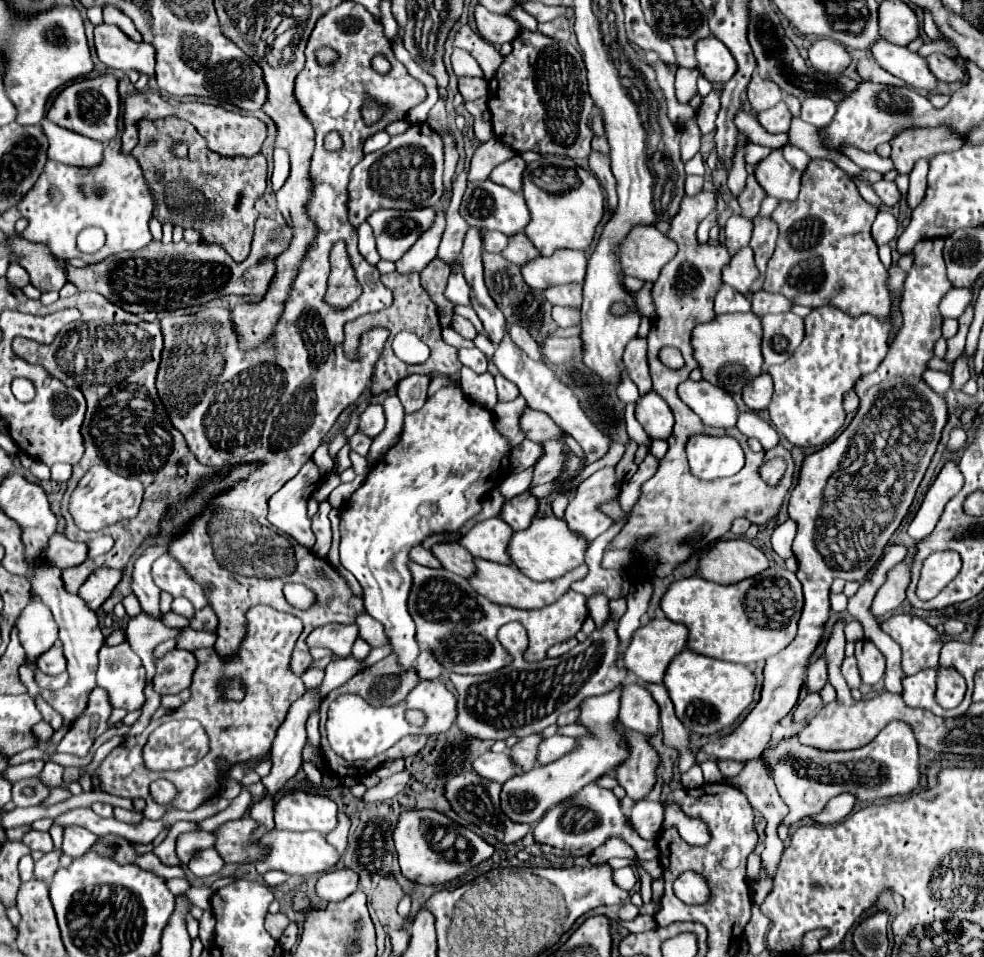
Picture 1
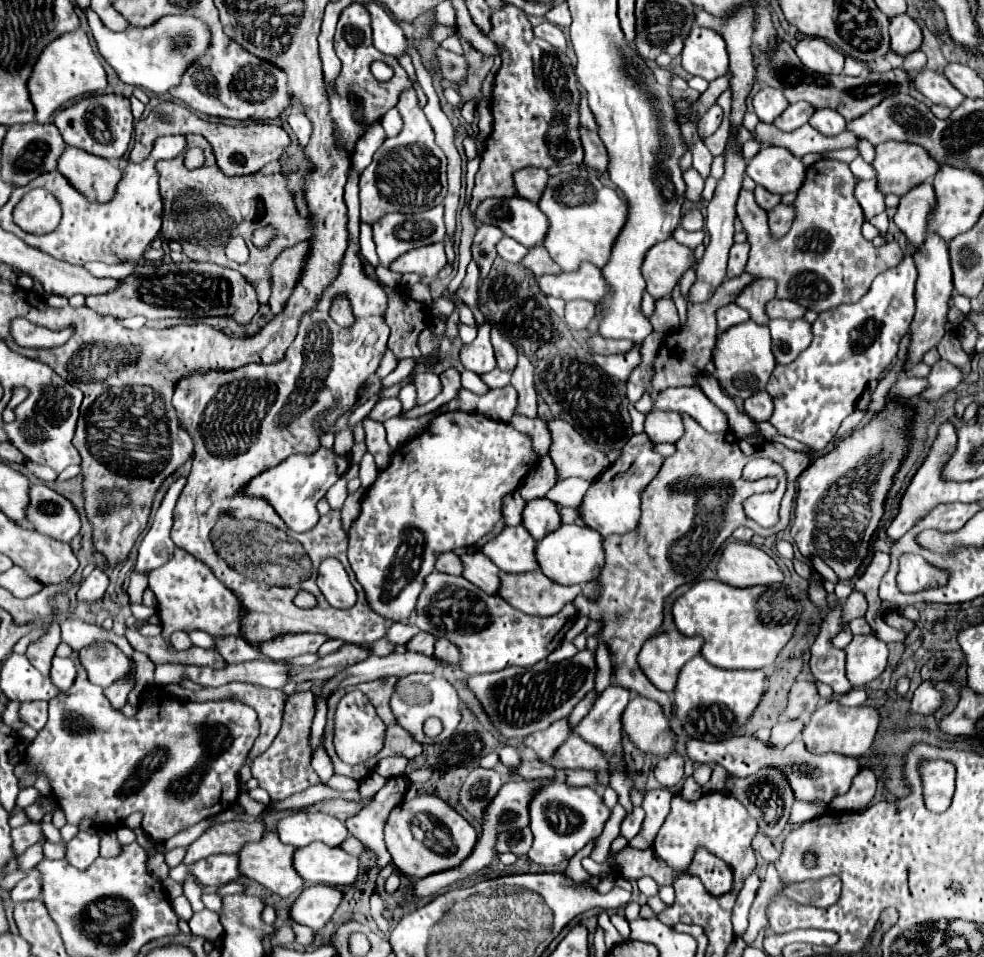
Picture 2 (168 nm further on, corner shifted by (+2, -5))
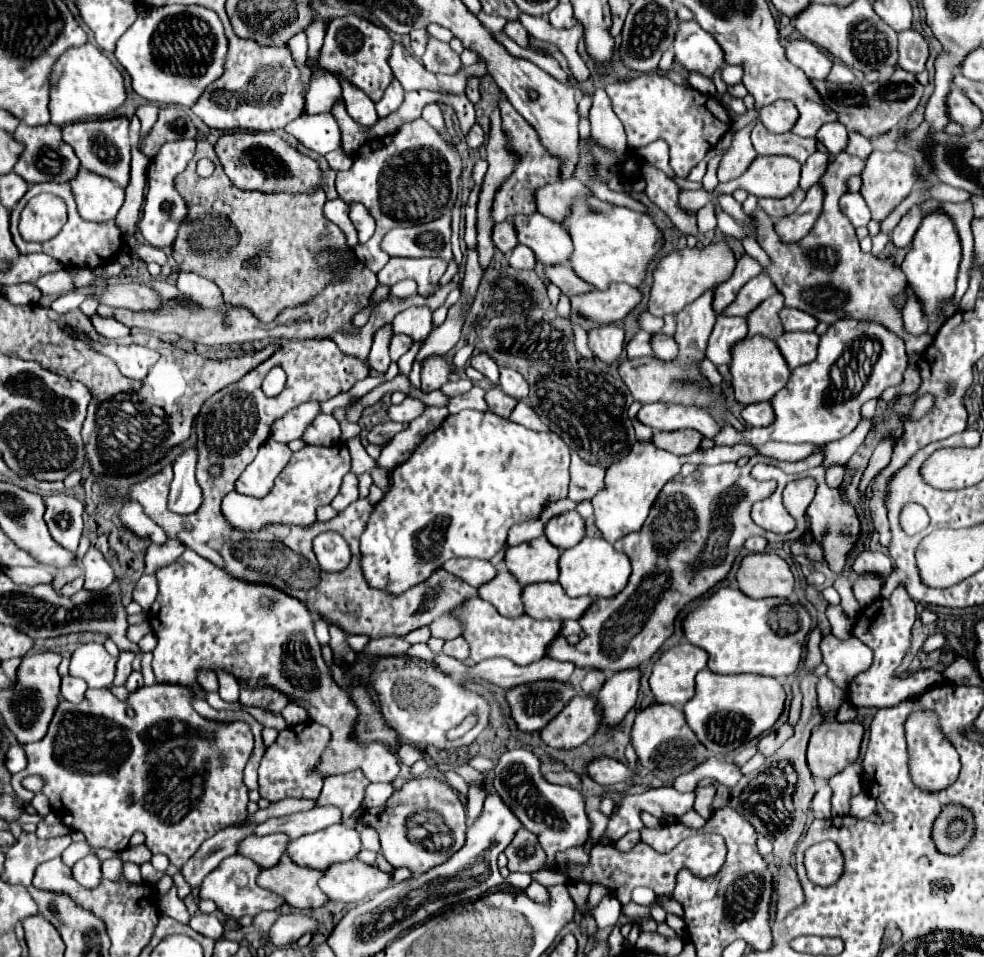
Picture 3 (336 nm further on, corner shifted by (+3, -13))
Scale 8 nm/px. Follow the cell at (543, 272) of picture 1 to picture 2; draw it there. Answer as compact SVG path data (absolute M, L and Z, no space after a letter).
M583 262L575 272L545 274L537 278L537 286L545 296L563 298L565 302L583 298L597 304L607 294L601 270L589 262Z

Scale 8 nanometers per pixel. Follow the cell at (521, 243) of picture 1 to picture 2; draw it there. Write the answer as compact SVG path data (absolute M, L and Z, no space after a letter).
M533 246L529 248L527 256L521 260L521 266L529 268L535 276L543 276L543 274L559 274L559 266L549 258L547 250L543 246Z

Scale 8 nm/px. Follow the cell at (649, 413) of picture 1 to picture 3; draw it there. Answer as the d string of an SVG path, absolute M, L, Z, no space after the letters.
M676 430L672 434L654 434L652 442L654 446L660 446L662 450L670 450L672 454L692 454L700 448L702 434L696 430Z

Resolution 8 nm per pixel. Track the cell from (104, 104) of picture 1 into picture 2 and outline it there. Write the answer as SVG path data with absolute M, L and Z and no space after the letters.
M91 94L67 108L59 110L53 124L59 128L61 136L65 138L65 144L77 146L81 150L87 150L87 152L107 158L107 160L121 158L127 152L129 140L133 134L131 104L125 96L117 96L117 94Z

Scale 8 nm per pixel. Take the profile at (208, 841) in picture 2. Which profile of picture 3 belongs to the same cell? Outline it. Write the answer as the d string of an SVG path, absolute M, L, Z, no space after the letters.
M252 834L240 842L238 854L252 858L262 868L270 868L270 866L276 866L280 862L282 854L286 854L288 840L290 838L286 834L268 834L266 838Z

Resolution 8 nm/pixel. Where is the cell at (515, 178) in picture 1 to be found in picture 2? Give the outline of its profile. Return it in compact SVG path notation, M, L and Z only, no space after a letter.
M521 168L513 174L513 184L515 190L521 198L527 198L531 202L537 202L537 198L541 196L541 190L547 182L547 172L543 168Z

